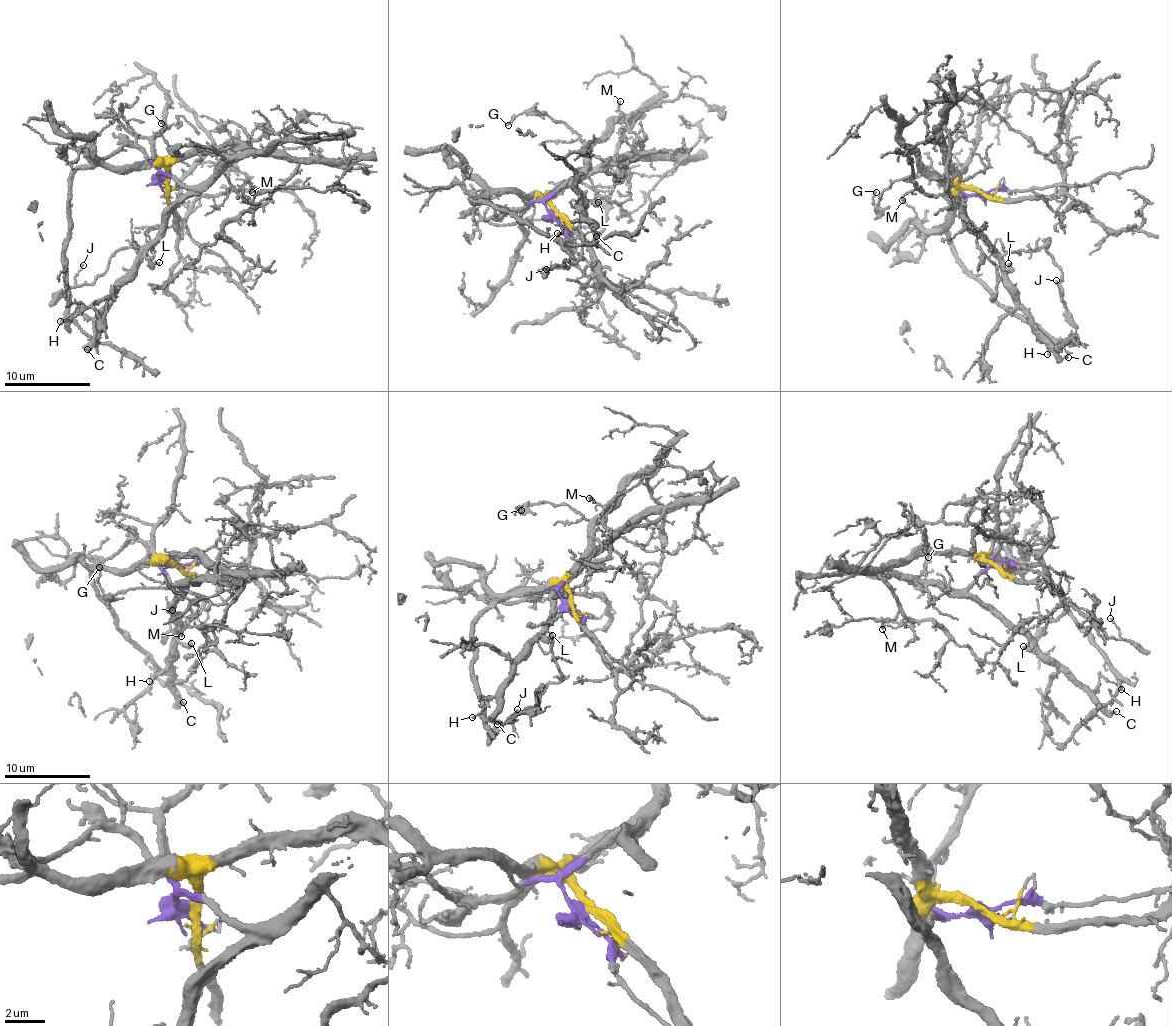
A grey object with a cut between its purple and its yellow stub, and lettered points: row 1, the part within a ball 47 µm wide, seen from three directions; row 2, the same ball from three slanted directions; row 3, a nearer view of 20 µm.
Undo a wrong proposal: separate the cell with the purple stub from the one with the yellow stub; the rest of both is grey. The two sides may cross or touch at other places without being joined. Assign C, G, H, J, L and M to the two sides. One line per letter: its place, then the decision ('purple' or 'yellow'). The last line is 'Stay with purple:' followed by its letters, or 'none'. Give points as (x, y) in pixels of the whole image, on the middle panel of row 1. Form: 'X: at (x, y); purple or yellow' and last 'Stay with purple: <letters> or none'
C: at (596, 236); purple
G: at (508, 125); purple
H: at (557, 233); purple
J: at (546, 269); purple
L: at (598, 202); purple
M: at (620, 101); yellow
Stay with purple: C, G, H, J, L

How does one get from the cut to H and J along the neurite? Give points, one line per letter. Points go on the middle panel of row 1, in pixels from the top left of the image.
H: (554, 212), (545, 201), (573, 178), (577, 180), (577, 186), (587, 207), (582, 208), (585, 216), (557, 232)
J: (554, 212), (545, 201), (573, 178), (585, 205), (579, 258), (564, 263), (568, 267), (554, 265), (546, 270)

